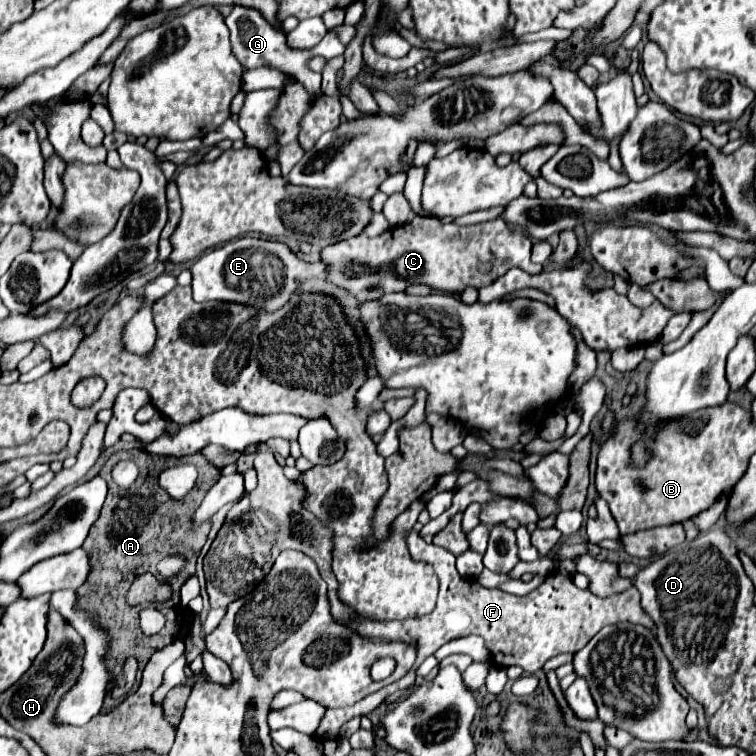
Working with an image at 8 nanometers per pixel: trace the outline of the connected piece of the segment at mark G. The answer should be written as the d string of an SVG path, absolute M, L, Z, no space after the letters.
M232 6L232 12L226 18L226 26L230 30L230 42L232 42L232 50L236 54L236 58L240 60L240 64L250 70L250 68L276 68L280 72L290 72L296 74L298 82L308 90L308 94L312 98L318 98L320 90L320 74L312 72L306 64L312 56L321 56L326 60L344 54L345 46L337 38L333 31L328 31L321 42L312 49L292 50L286 46L286 36L282 32L278 32L258 10L254 8L246 8L246 6Z

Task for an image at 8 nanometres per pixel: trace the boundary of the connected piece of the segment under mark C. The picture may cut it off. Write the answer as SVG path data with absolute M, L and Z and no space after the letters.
M416 216L412 224L390 228L376 238L360 234L348 242L326 246L320 254L328 262L328 280L354 296L372 286L378 286L382 292L402 292L410 284L426 284L444 294L462 294L470 286L482 288L492 284L510 268L540 274L542 266L530 262L530 250L530 238L502 218L458 226L440 218Z

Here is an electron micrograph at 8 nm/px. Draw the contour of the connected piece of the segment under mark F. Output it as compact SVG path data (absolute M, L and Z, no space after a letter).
M410 530L406 538L408 550L414 560L424 560L434 564L434 570L440 578L440 594L438 594L438 606L434 612L420 616L420 618L406 618L400 620L398 626L392 626L392 632L378 632L378 636L384 636L388 640L404 640L404 642L416 642L418 646L418 660L416 666L398 682L384 686L382 692L376 692L374 696L368 696L360 700L354 706L340 708L340 710L326 710L326 716L322 718L320 728L316 730L316 738L320 740L332 740L338 736L338 728L352 720L354 716L370 714L374 708L380 706L390 694L396 690L410 688L416 680L416 668L430 656L434 654L442 644L462 638L462 636L482 636L486 642L486 648L496 660L496 666L520 666L526 674L538 672L546 660L550 660L556 654L564 652L578 652L584 648L594 634L598 634L604 626L608 624L618 624L618 622L632 622L632 624L642 624L646 628L652 628L654 622L652 618L642 610L640 606L640 592L632 586L626 592L608 596L608 598L598 598L590 594L590 590L580 590L572 582L570 576L560 574L558 570L550 572L546 580L532 590L526 596L514 596L506 594L498 588L488 590L480 586L476 580L464 580L460 578L456 566L454 566L454 554L450 554L444 548L438 548L434 544L426 544L416 530Z

